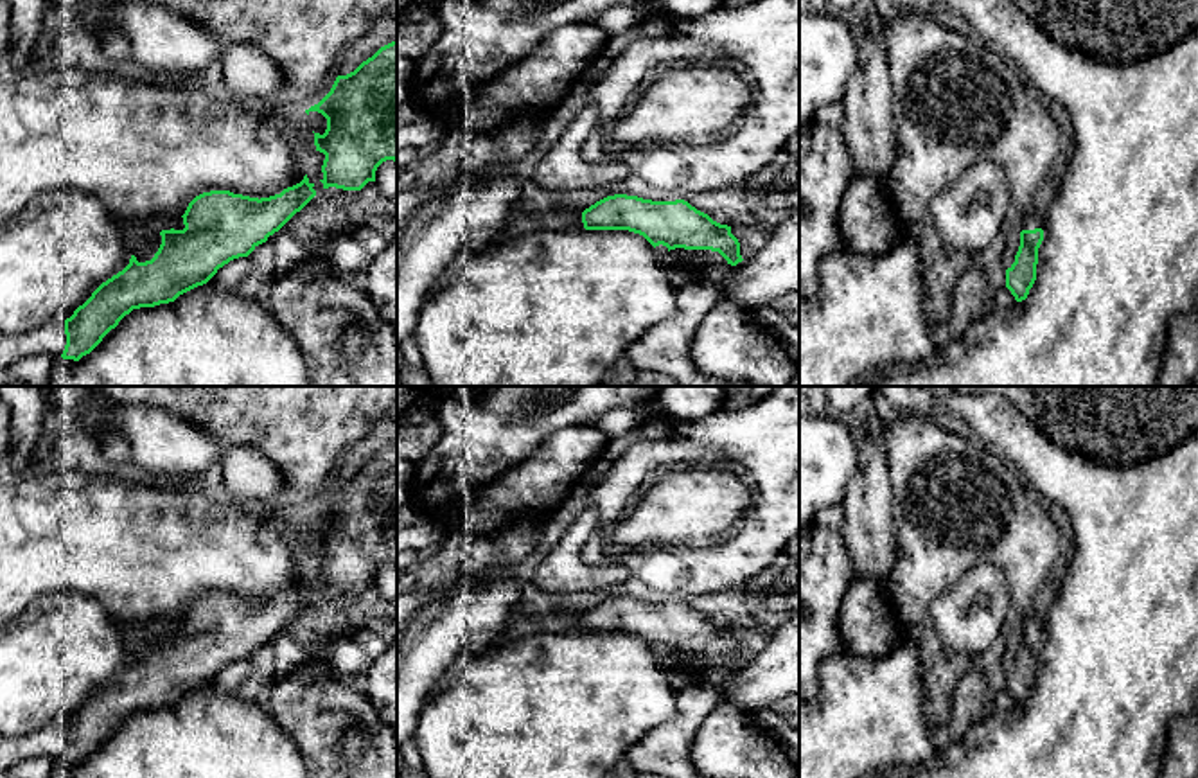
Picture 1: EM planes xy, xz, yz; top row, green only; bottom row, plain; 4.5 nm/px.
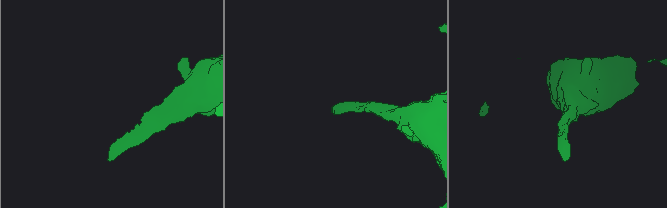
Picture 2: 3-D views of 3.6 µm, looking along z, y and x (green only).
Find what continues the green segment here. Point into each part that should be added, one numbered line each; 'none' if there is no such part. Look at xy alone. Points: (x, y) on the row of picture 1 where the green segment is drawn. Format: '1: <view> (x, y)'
1: xy (132, 232)

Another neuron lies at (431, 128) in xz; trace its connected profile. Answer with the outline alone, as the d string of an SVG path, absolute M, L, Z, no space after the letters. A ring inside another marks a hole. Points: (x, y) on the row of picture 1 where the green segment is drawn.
M427 115L417 122L397 128L397 151L404 147L426 147L440 142L447 133L444 120L438 115Z

